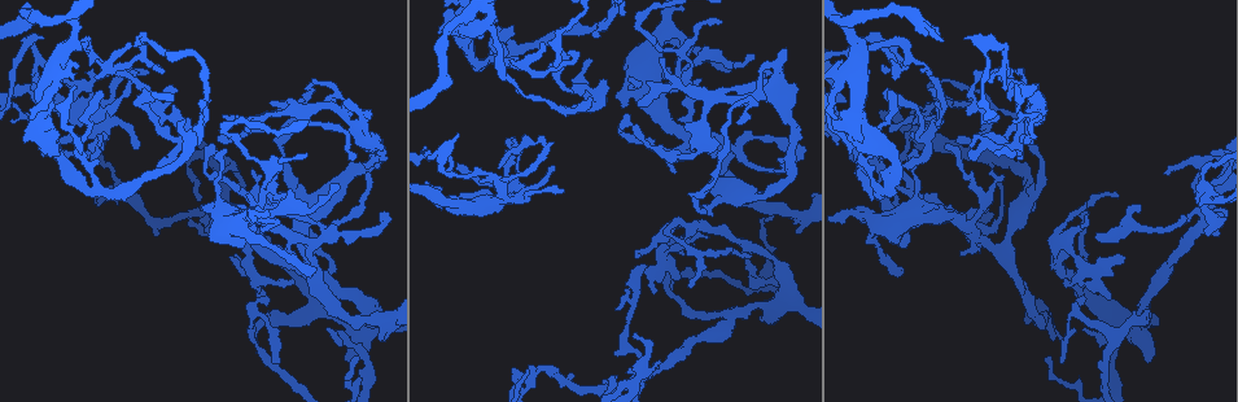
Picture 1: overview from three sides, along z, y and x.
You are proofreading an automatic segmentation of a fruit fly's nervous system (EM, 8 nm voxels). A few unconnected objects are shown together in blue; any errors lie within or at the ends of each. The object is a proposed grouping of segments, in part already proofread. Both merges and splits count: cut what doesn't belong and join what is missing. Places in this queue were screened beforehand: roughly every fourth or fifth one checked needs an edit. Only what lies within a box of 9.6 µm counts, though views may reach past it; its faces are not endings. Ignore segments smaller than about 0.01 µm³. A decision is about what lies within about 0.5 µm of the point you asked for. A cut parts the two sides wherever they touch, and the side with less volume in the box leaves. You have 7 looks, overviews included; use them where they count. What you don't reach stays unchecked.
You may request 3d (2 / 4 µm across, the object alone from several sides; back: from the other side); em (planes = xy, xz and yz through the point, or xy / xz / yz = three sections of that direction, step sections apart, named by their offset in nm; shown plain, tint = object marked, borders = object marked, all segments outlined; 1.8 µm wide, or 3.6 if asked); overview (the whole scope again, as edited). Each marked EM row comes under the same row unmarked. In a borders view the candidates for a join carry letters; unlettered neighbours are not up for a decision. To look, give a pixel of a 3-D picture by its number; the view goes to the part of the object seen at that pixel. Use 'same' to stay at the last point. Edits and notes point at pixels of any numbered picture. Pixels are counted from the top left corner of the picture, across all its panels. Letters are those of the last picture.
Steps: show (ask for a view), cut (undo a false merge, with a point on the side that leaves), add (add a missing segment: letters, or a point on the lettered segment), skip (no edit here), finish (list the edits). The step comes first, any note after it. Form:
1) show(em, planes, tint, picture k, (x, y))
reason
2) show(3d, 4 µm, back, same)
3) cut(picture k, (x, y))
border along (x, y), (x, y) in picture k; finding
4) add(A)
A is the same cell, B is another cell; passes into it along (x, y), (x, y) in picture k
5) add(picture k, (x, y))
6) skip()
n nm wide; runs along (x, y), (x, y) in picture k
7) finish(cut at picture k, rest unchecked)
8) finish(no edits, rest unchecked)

show(3d, 4 µm, picture 1, (140, 39))
three arms meet

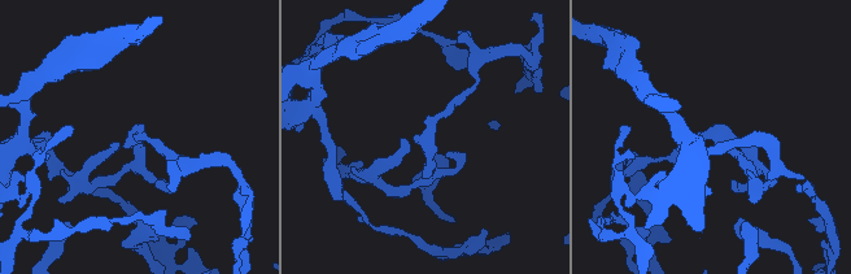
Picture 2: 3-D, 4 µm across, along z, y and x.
show(em, planes, tint, picture 2, (715, 136))
3 arms; shape alone is not enough

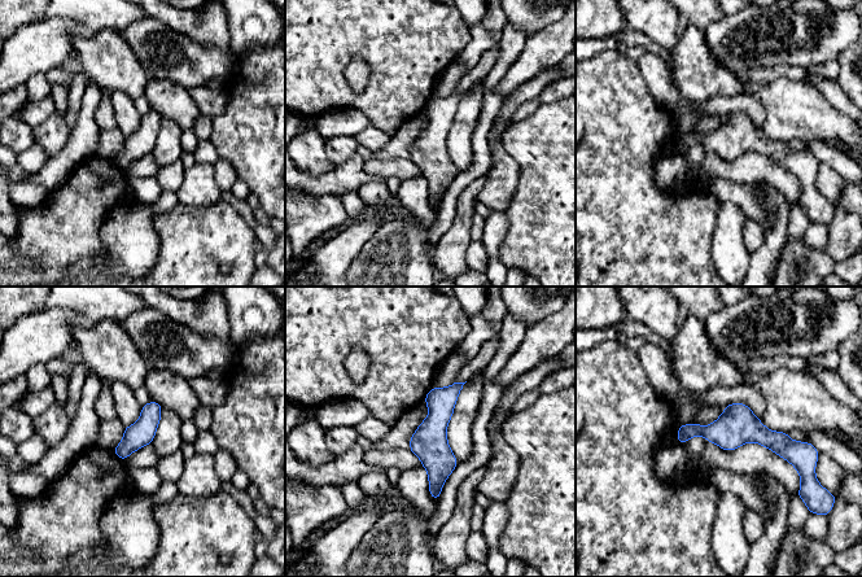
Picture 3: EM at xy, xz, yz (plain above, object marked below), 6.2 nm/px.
show(em, planes, borders, same)
see the neighbours

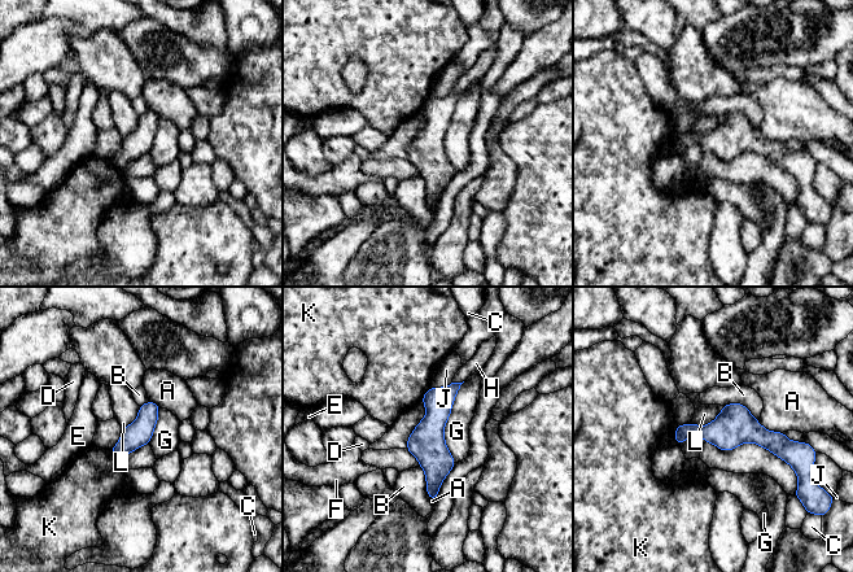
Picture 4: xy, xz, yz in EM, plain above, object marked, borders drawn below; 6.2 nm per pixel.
skip()
A, B, C, D, E, F, G, H, J, K and L are other cells; runs along (678, 432), (755, 432), (795, 446) in picture 4; one neuron here

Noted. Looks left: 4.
show(3d, 4 µm, picture 1, (495, 22))
free end

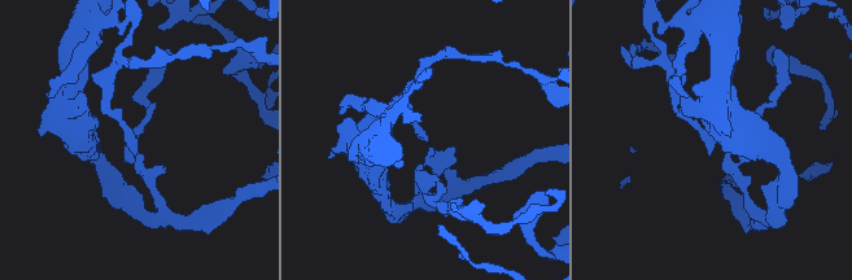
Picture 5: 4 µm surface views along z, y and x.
show(em, planes, borders, picture 5, (426, 134))
shape alone is not enough

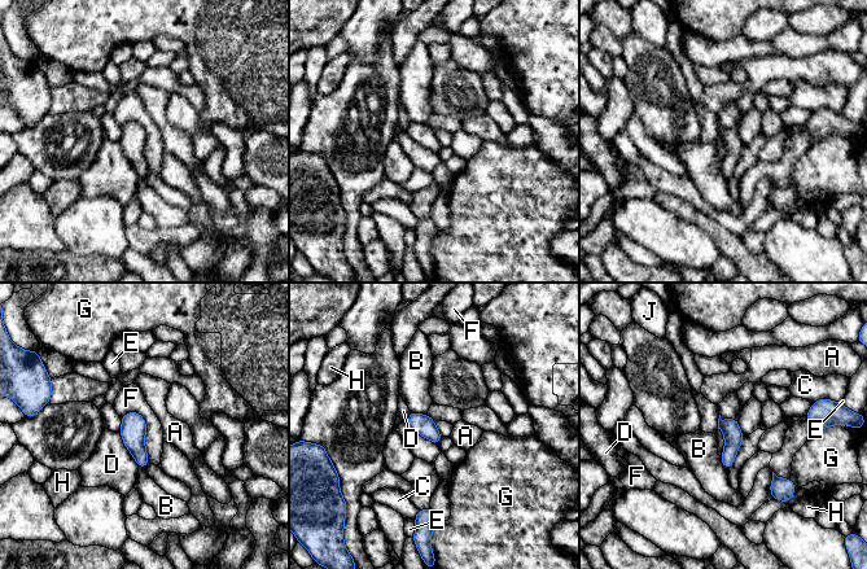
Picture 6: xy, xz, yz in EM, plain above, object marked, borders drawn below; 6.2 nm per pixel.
skip()
120 nm wide; A, B, C, D, E, F, G, H and J are other cells; border along (121, 415), (143, 418), (149, 462) in picture 6; no lettered segment goes on from it

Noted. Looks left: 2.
show(3d, 4 µm, picture 1, (333, 272))
thin end

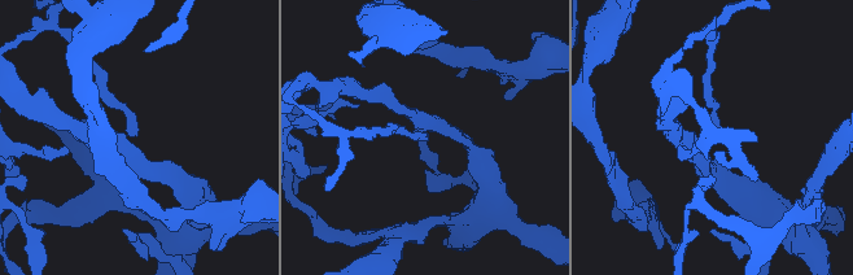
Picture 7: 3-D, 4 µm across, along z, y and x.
show(em, planes, borders, picture 7, (136, 130))

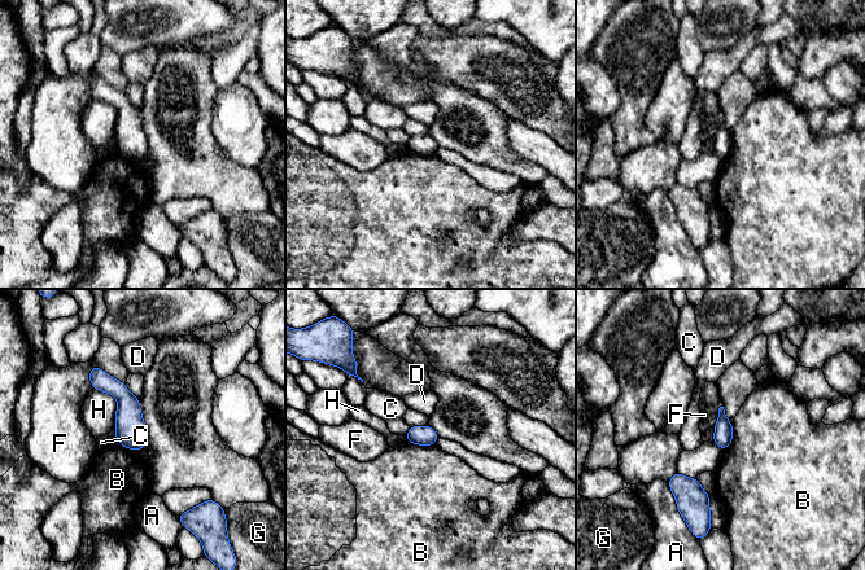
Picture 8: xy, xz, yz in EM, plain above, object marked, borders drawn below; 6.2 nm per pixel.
skip()
H touches over 280 nm; A, B, C, D, F, G and H are other cells; border along (91, 365), (100, 367), (125, 384) in picture 8; no lettered segment goes on from it

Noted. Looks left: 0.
finish(no edits, rest unchecked)

